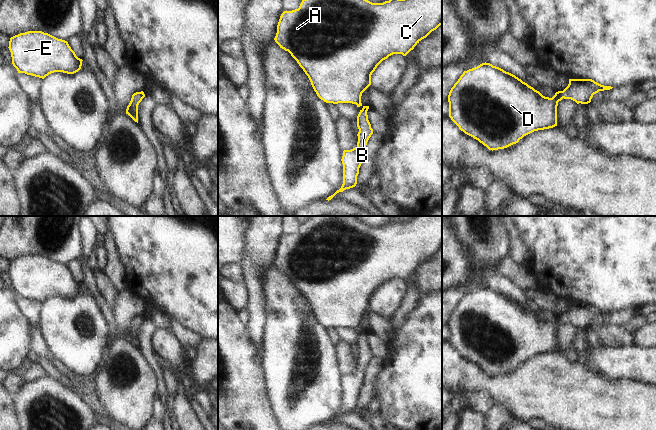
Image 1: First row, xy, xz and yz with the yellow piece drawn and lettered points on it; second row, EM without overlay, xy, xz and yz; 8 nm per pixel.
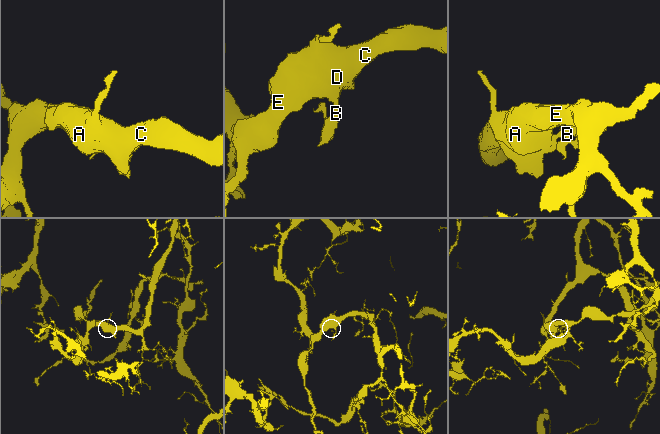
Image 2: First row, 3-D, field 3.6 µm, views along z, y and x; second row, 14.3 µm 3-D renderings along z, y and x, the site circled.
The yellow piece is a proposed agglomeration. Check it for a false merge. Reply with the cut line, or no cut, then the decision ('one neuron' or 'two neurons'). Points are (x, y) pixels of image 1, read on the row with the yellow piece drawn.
cut none; one neuron

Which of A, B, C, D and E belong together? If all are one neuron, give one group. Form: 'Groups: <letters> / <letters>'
Groups: A B C D E.

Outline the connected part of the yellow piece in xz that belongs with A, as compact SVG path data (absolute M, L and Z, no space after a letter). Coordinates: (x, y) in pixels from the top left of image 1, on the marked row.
M302 0L298 9L281 14L274 40L297 61L317 96L326 103L352 103L363 107L357 116L357 146L343 151L343 184L326 200L357 184L365 148L373 134L367 115L369 106L361 103L362 93L371 85L372 73L389 56L406 56L440 25L442 0L389 0L383 3L368 0Z

